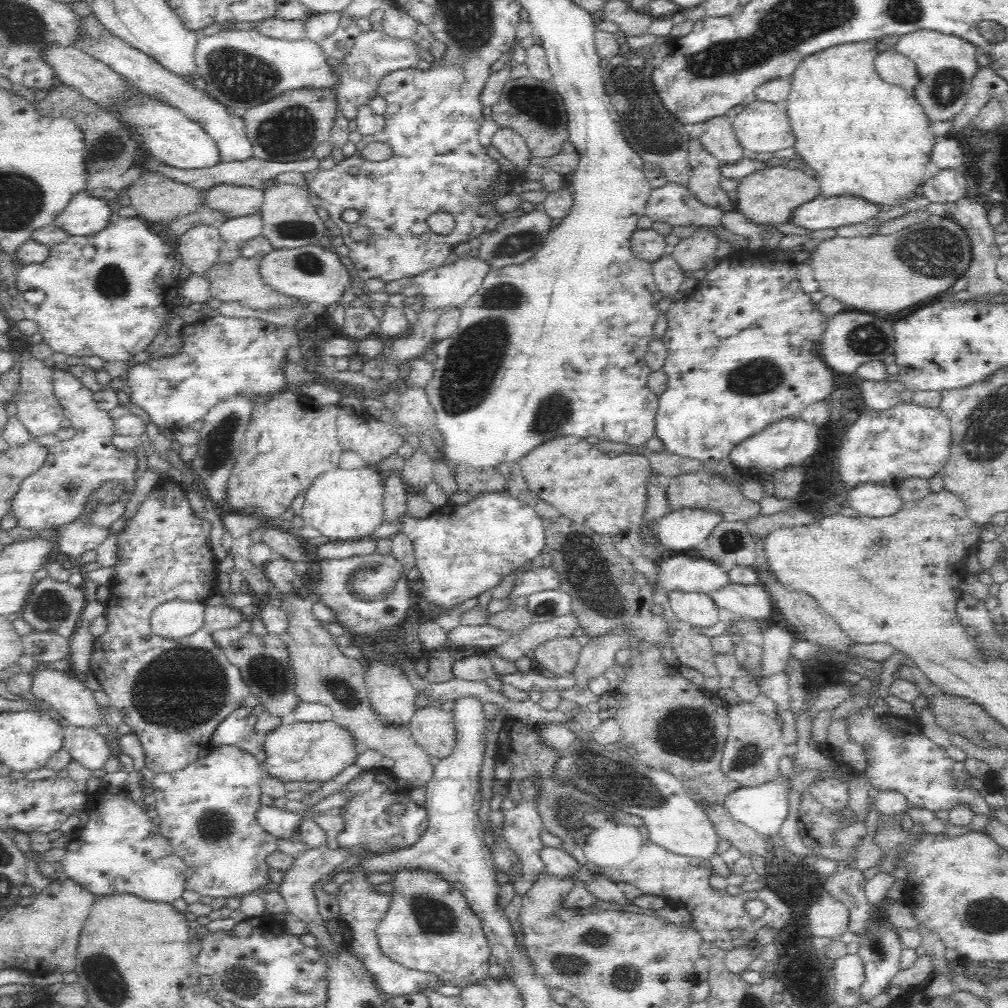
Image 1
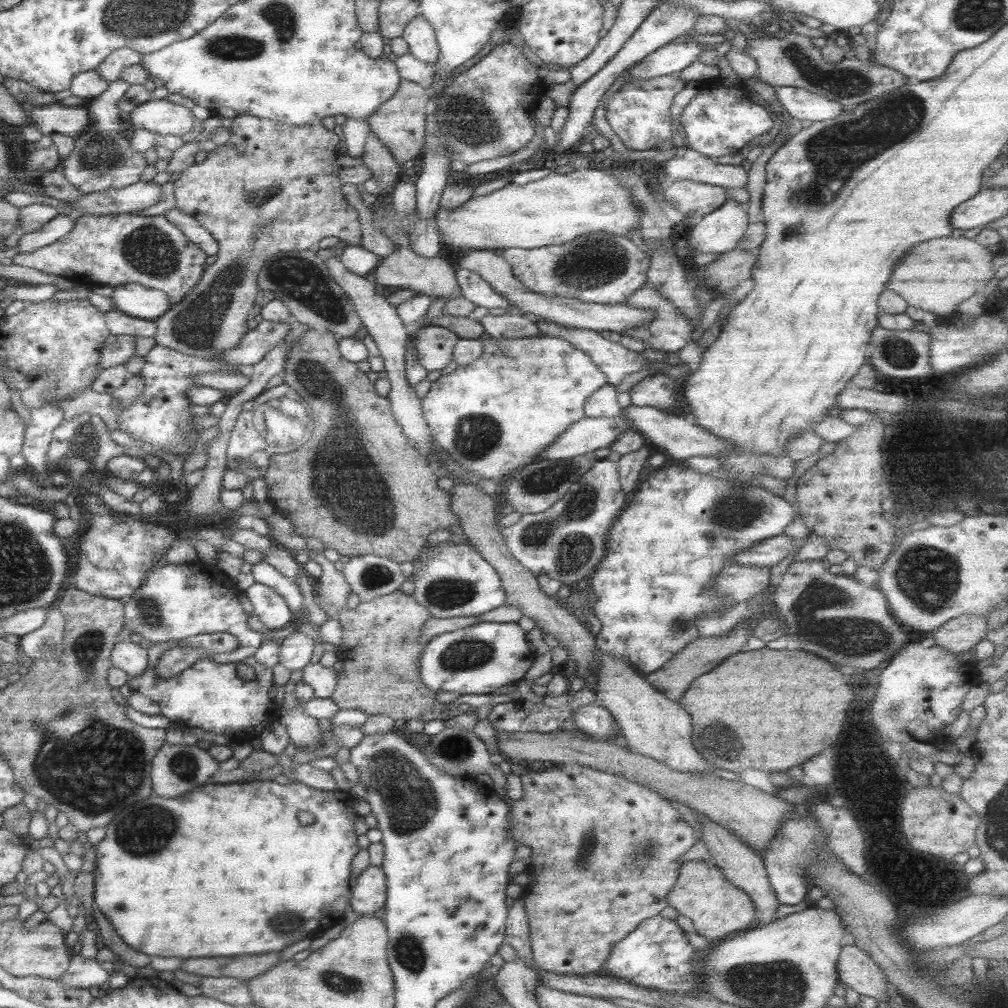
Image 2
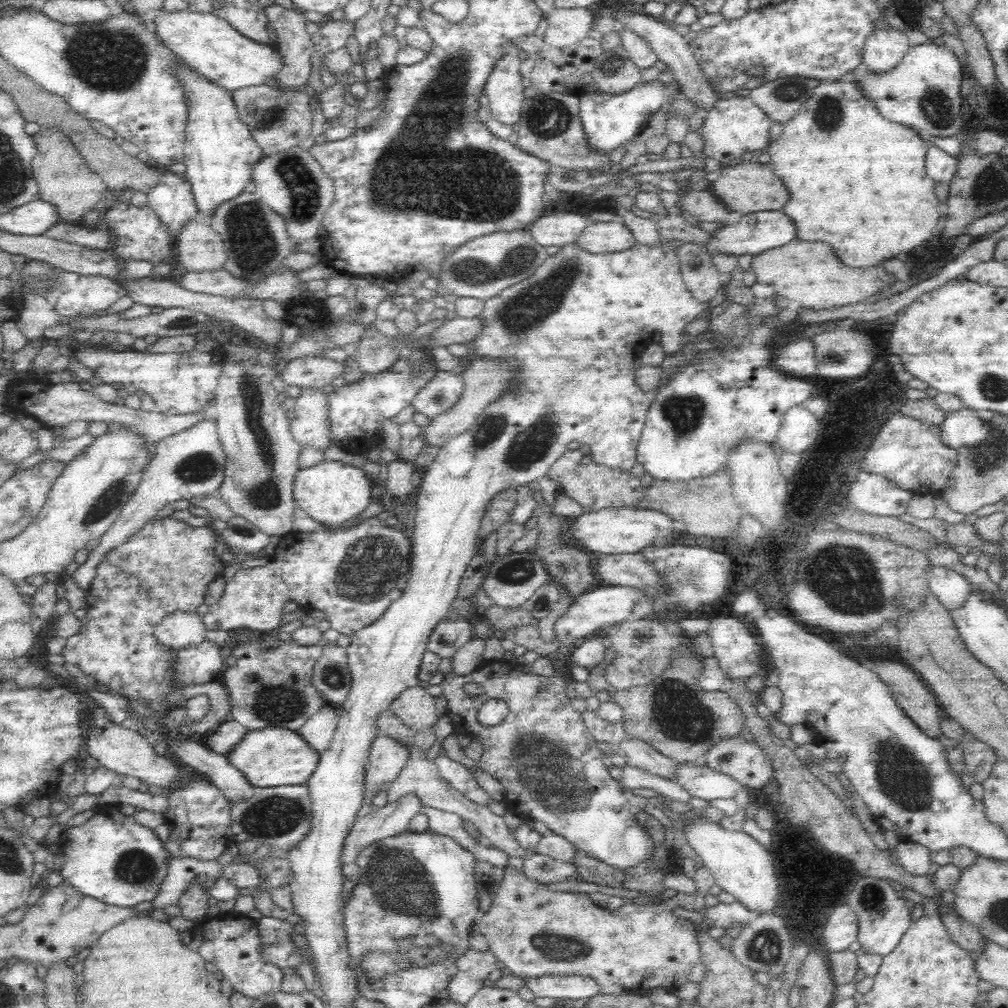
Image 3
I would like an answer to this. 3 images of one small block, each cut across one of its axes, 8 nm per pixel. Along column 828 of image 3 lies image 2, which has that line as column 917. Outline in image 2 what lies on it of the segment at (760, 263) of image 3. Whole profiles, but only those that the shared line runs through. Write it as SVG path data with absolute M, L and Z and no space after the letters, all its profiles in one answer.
M966 237L934 238L922 242L902 258L902 262L894 268L888 290L900 294L910 306L918 310L926 310L934 316L950 316L956 312L956 306L980 292L989 280L995 277L992 254L986 247L974 239Z

